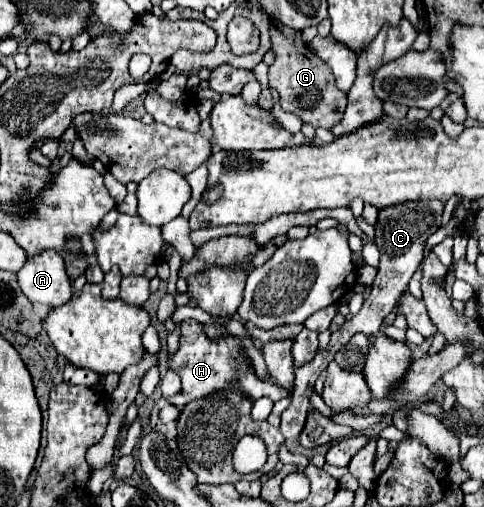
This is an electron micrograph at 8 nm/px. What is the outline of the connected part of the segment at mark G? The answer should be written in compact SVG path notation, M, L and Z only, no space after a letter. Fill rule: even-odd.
M273 19L269 33L271 51L275 53L275 61L269 65L269 85L277 91L281 109L297 115L303 123L311 123L313 127L331 129L331 125L337 125L343 117L347 95L337 89L329 65L315 57L315 53L303 43L299 31L285 27L281 21Z

